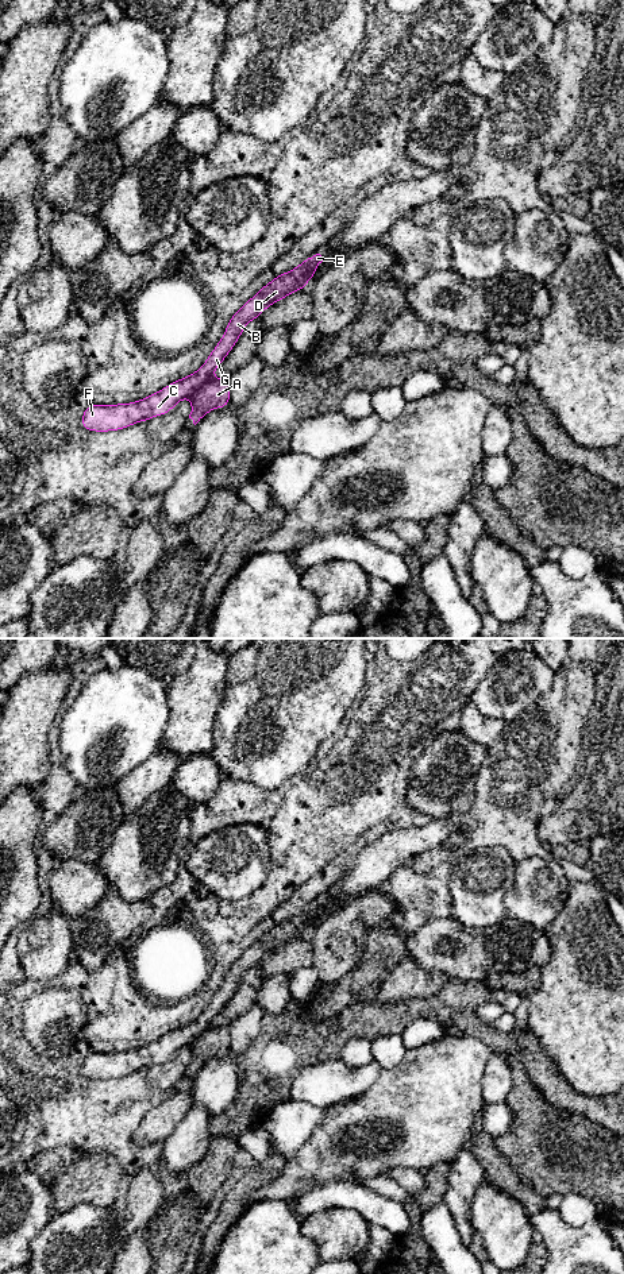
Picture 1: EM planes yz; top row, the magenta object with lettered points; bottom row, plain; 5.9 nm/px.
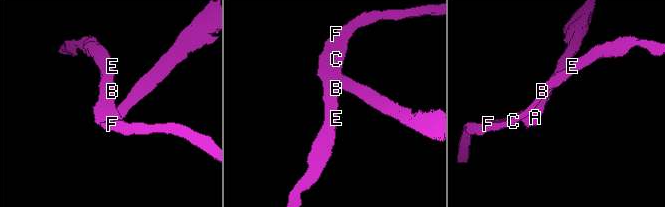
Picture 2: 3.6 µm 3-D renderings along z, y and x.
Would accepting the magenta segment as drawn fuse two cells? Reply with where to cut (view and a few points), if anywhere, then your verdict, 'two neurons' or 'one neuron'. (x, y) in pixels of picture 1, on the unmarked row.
yz (211, 1026), (191, 1045) | two neurons

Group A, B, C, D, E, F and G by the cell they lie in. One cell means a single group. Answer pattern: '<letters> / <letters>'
A / B C D E F G

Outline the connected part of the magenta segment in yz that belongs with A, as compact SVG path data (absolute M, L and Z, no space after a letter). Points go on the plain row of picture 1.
M230 1024L211 1027L192 1045L189 1066L196 1073L208 1059L230 1053Z

